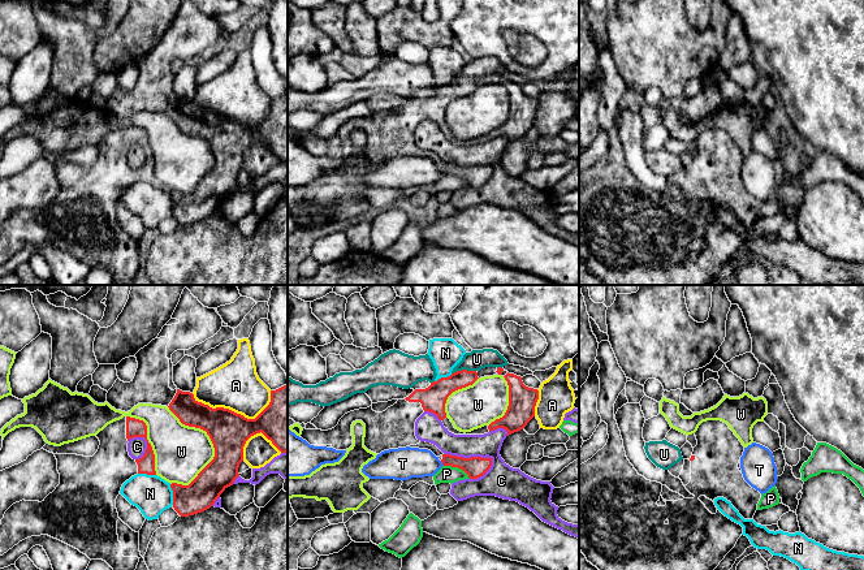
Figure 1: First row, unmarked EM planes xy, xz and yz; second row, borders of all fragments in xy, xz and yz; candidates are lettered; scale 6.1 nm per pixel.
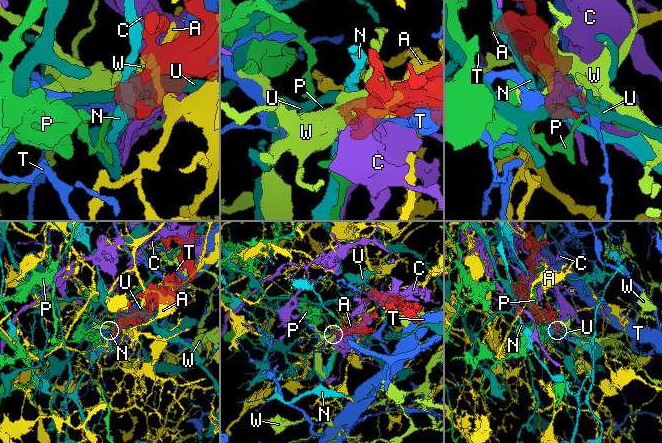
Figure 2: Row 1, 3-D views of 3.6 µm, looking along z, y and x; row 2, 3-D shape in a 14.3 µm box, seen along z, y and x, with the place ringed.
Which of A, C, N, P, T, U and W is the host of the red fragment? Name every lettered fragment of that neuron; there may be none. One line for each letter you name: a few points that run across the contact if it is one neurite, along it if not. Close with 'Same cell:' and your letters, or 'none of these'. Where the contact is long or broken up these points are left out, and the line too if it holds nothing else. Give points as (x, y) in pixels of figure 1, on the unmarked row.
Same cell: none of these

